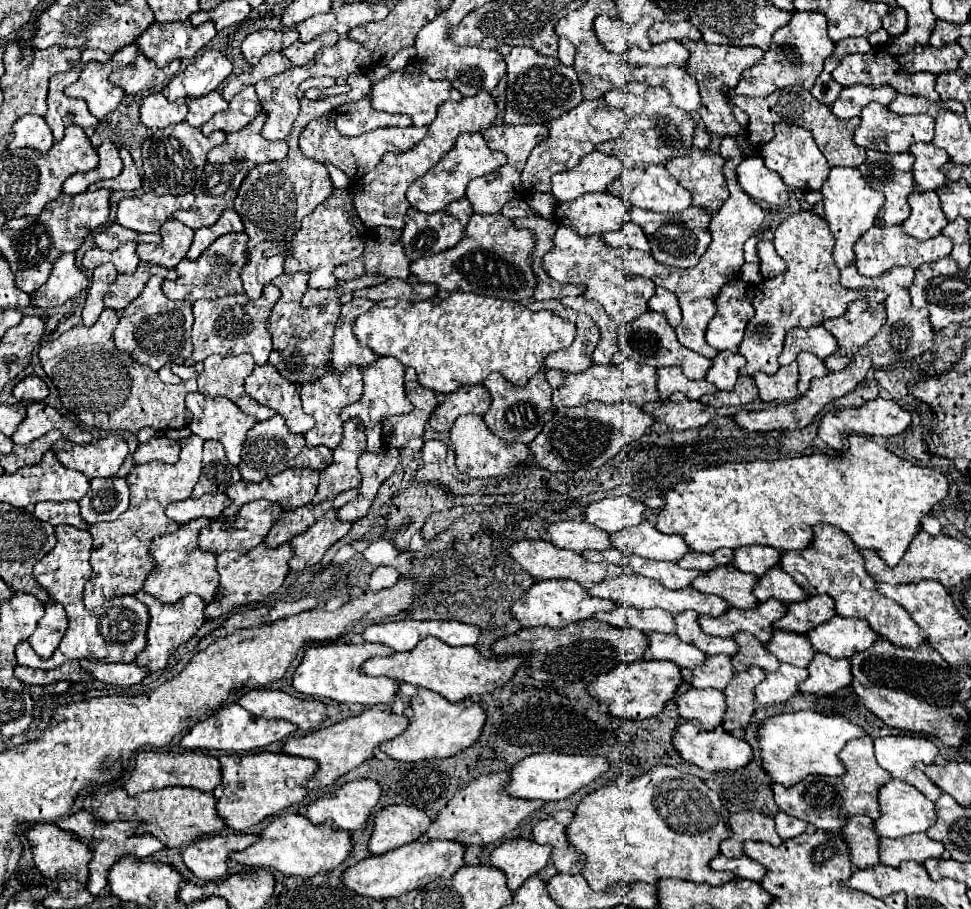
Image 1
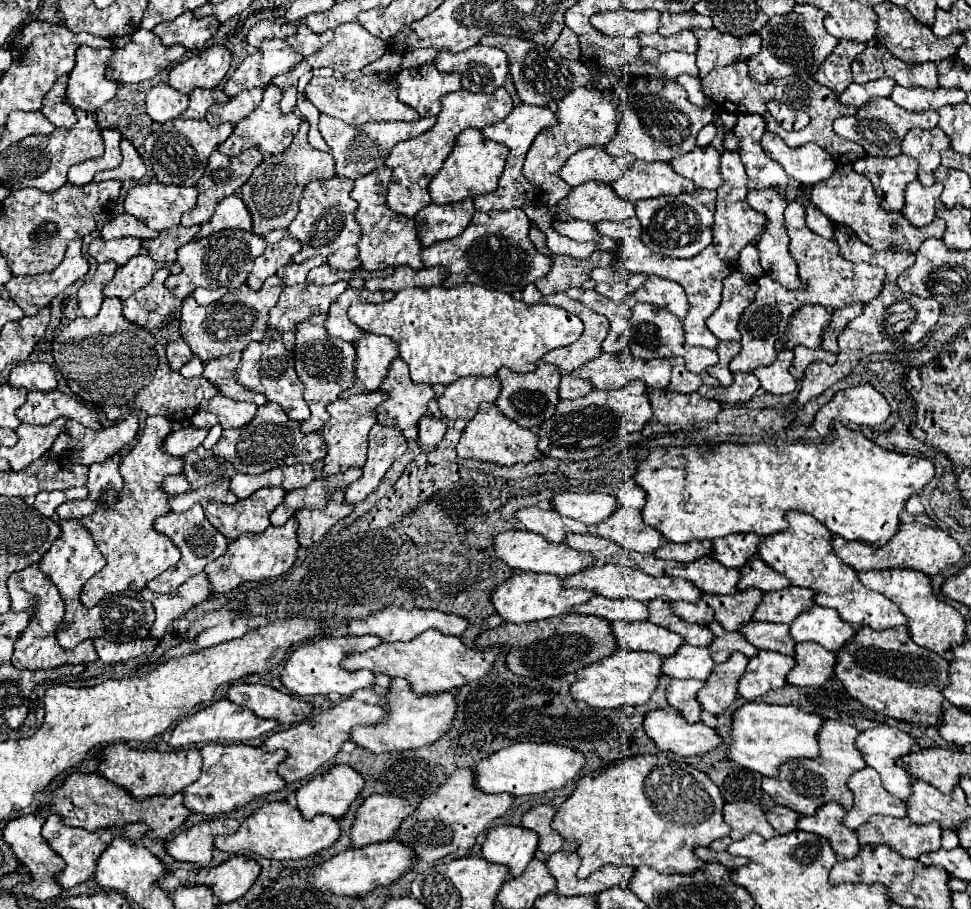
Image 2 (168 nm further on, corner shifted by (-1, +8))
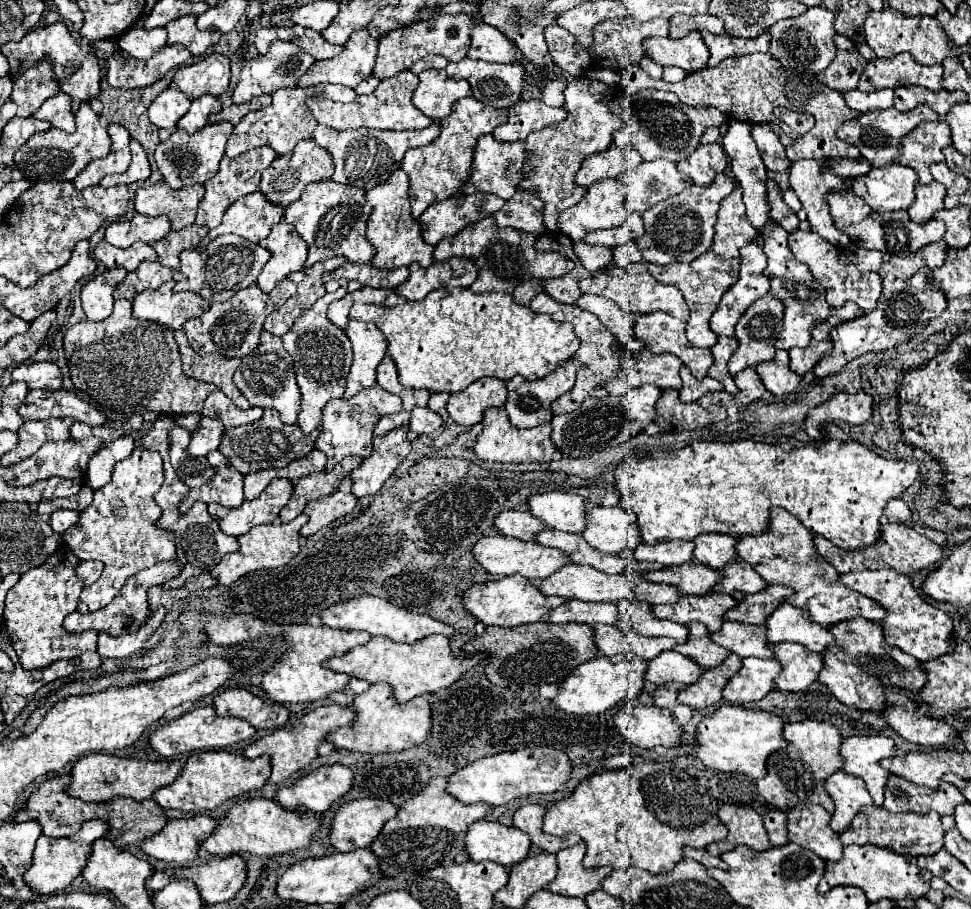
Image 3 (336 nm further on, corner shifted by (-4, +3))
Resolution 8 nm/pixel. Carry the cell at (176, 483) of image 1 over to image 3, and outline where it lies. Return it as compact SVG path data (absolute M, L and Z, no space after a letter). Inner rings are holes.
M135 447L131 457L115 465L111 483L95 491L93 503L85 511L81 511L79 521L65 531L63 539L79 559L99 559L105 563L103 575L93 585L81 591L77 603L79 613L85 615L109 605L119 589L123 589L127 579L141 569L147 569L149 565L155 565L159 561L177 561L173 533L155 527L155 521L161 517L161 507L153 497L159 491L161 483L161 455L149 449Z

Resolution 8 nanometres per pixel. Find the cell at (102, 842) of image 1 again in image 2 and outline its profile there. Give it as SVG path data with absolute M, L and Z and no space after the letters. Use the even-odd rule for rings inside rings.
M48 816L46 824L42 826L42 838L64 860L64 870L54 876L56 882L62 888L72 888L72 886L86 882L96 870L96 860L100 858L100 854L104 852L104 848L110 844L110 840L114 836L126 836L132 840L140 840L140 838L144 838L144 824L124 824L122 828L112 826L112 828L100 828L96 832L88 832L82 828L68 828L68 826L60 824L60 816Z

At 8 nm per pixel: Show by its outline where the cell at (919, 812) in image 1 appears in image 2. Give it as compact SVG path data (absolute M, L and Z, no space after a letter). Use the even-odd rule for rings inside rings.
M872 768L856 770L848 776L848 790L854 794L854 806L844 814L844 826L846 828L858 828L874 814L886 814L894 818L904 818L906 808L902 800L896 800L894 796L888 796L884 792L884 786L880 784L880 776L872 772Z

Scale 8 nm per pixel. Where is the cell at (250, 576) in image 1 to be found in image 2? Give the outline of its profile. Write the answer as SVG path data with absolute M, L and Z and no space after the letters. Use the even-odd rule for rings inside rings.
M292 516L284 526L278 526L278 528L270 526L266 532L242 534L236 540L232 540L226 554L216 558L204 568L210 580L210 590L216 594L228 594L232 588L244 582L258 582L286 572L294 564L296 552L298 552L296 528L298 528L298 520Z

